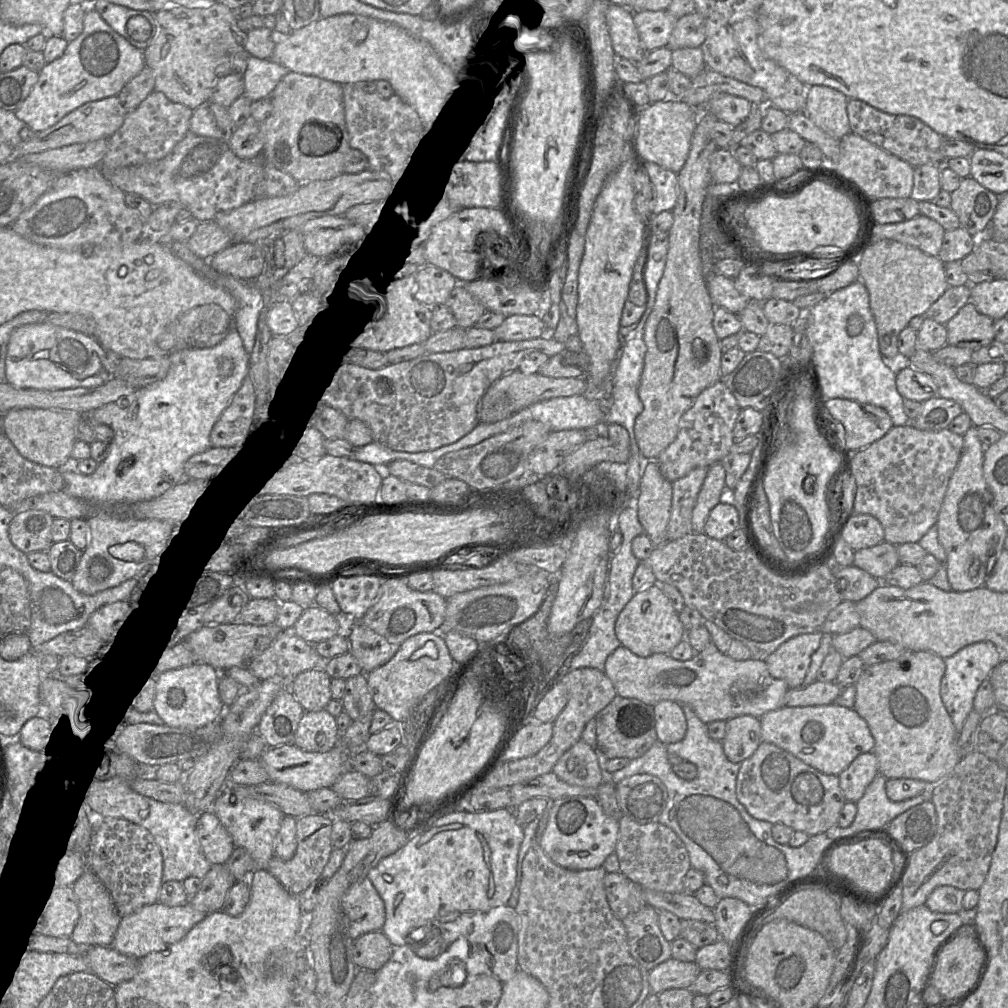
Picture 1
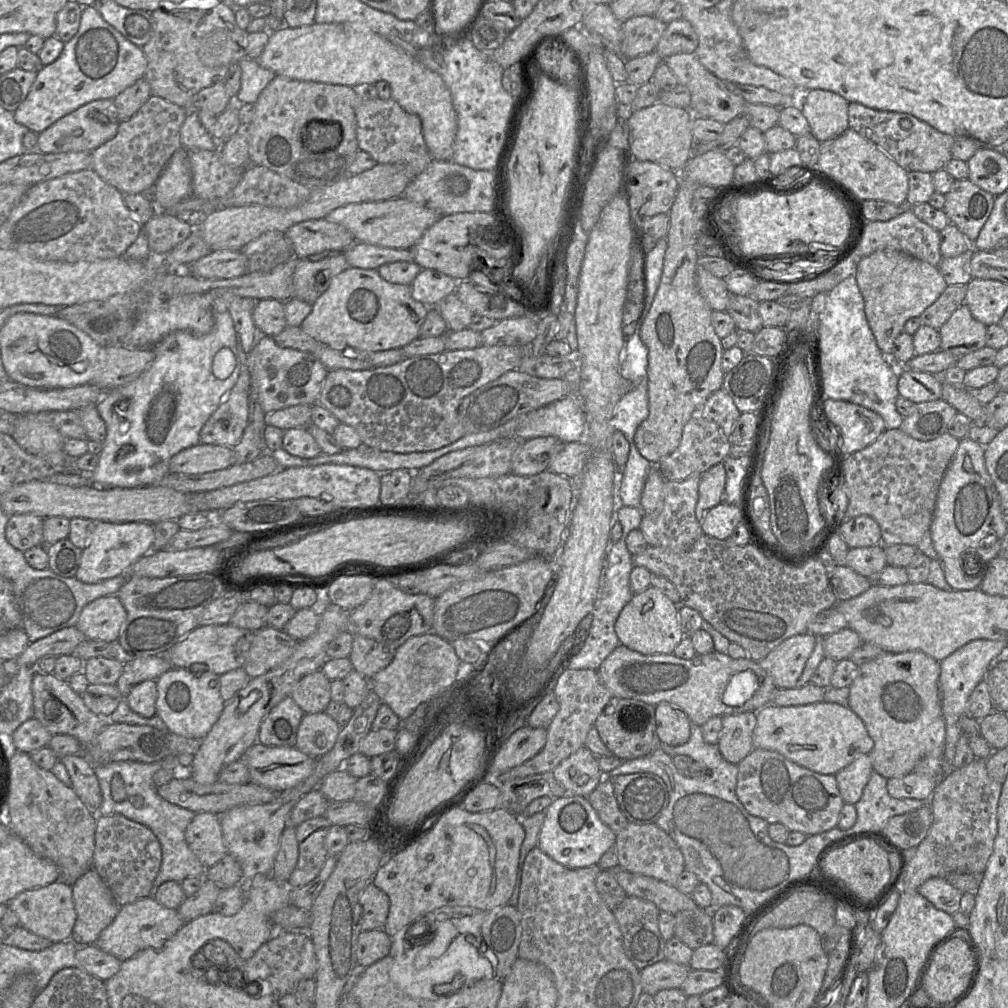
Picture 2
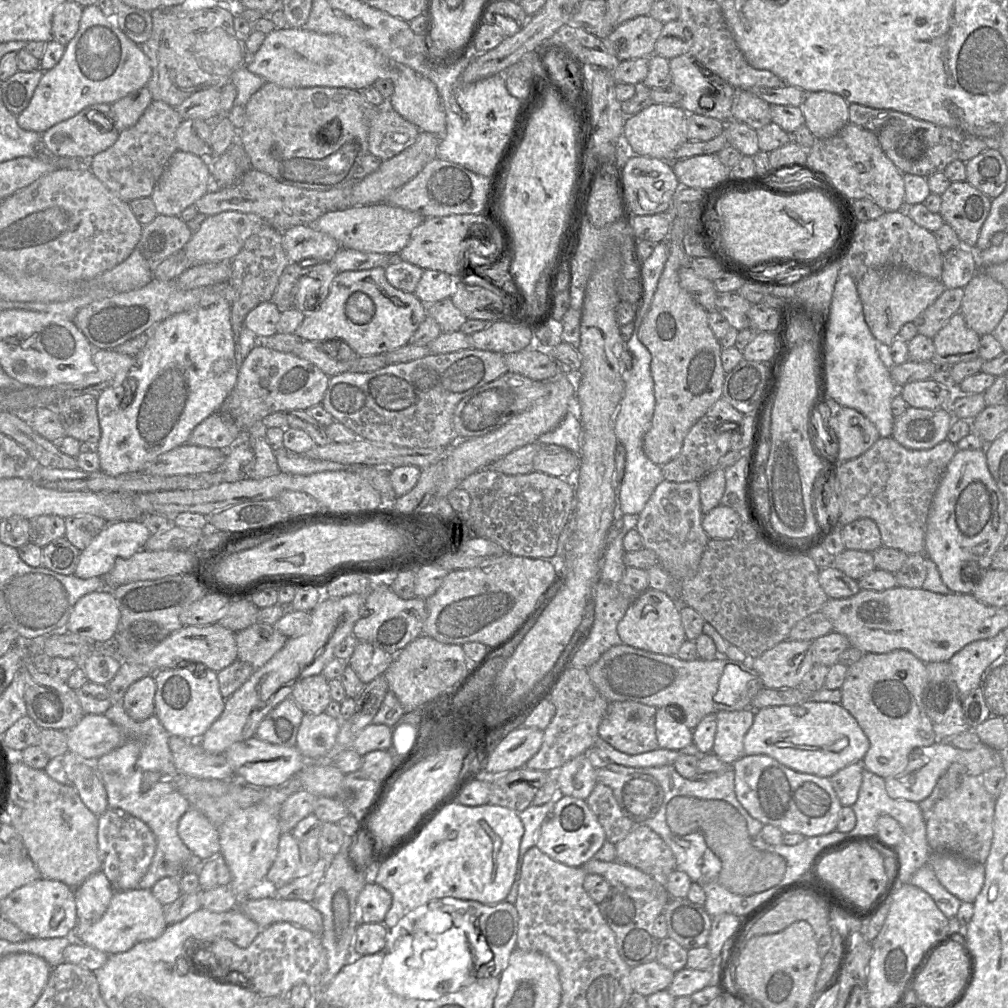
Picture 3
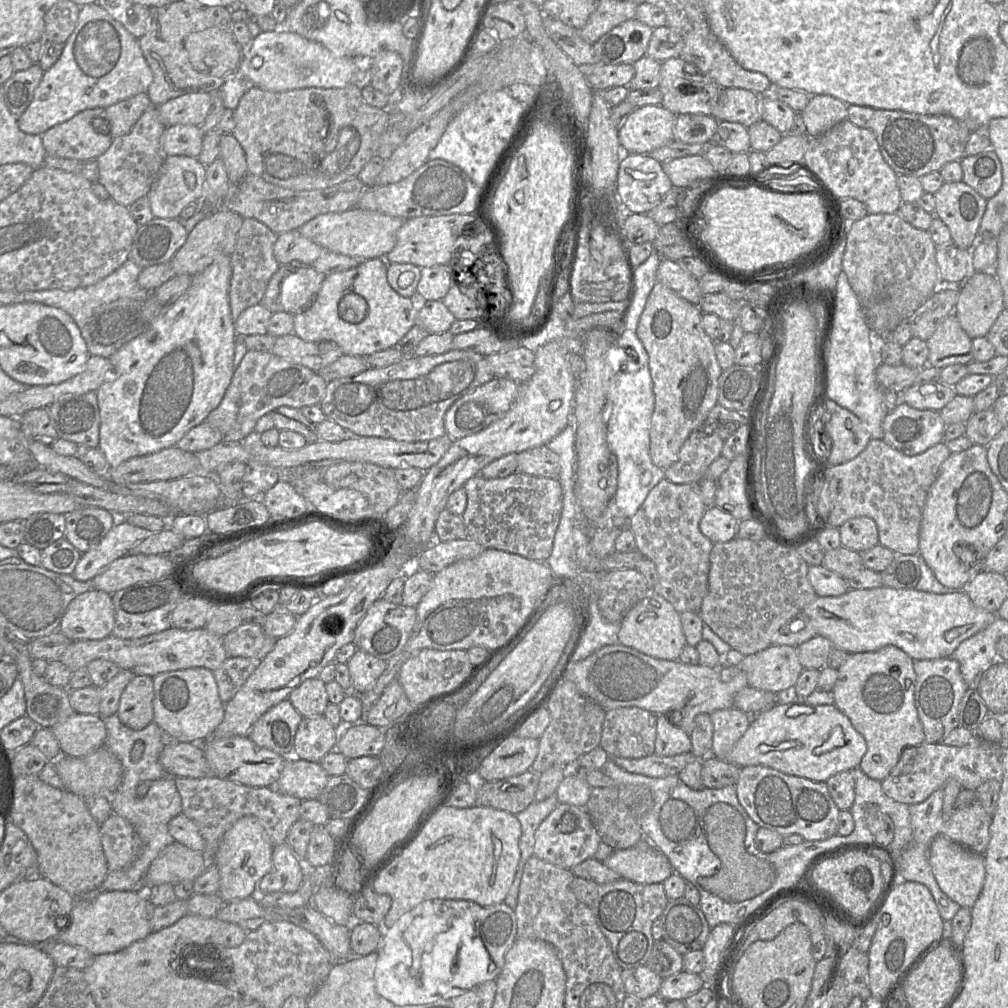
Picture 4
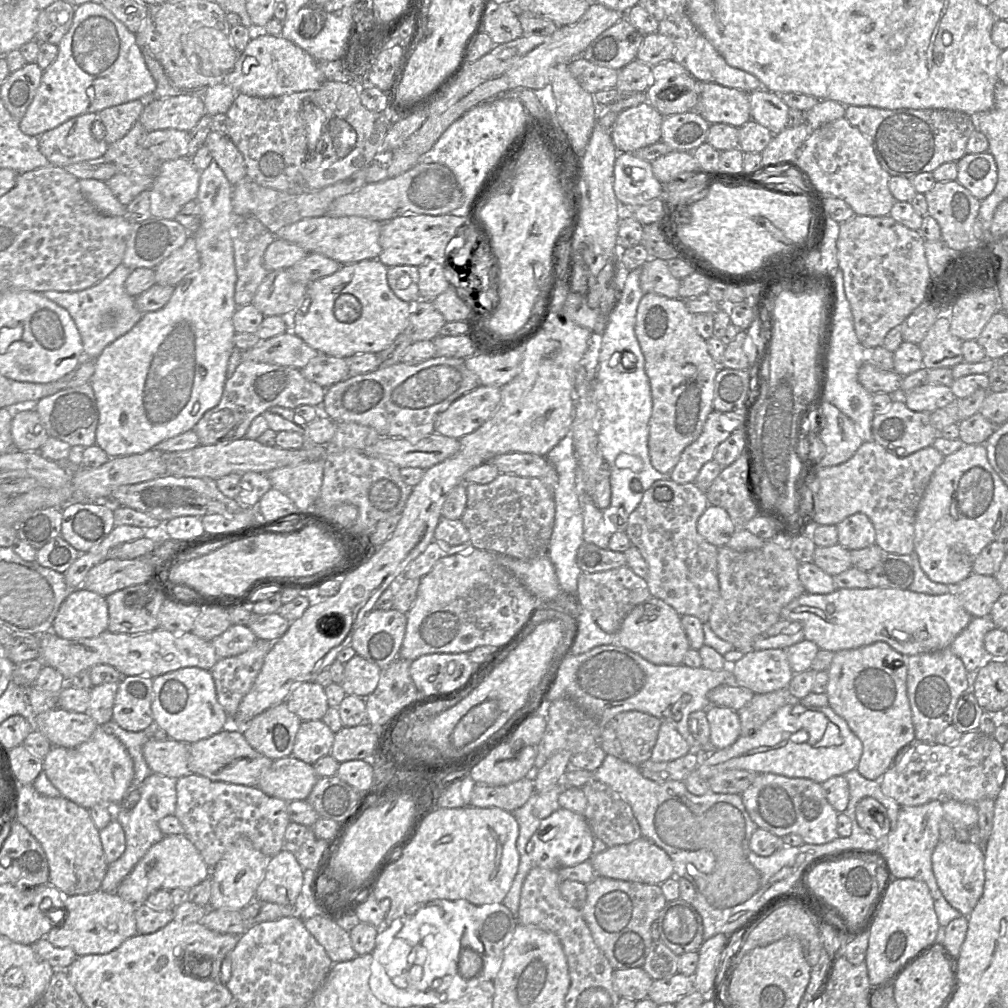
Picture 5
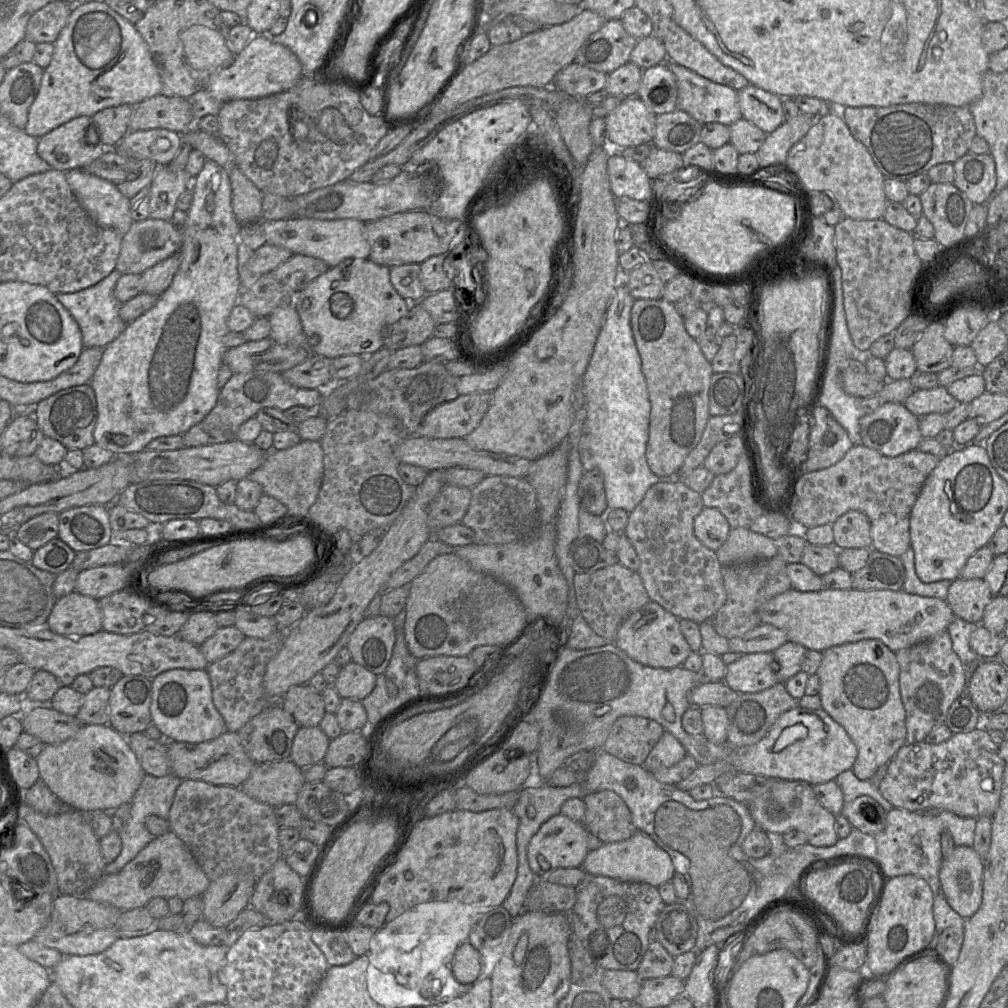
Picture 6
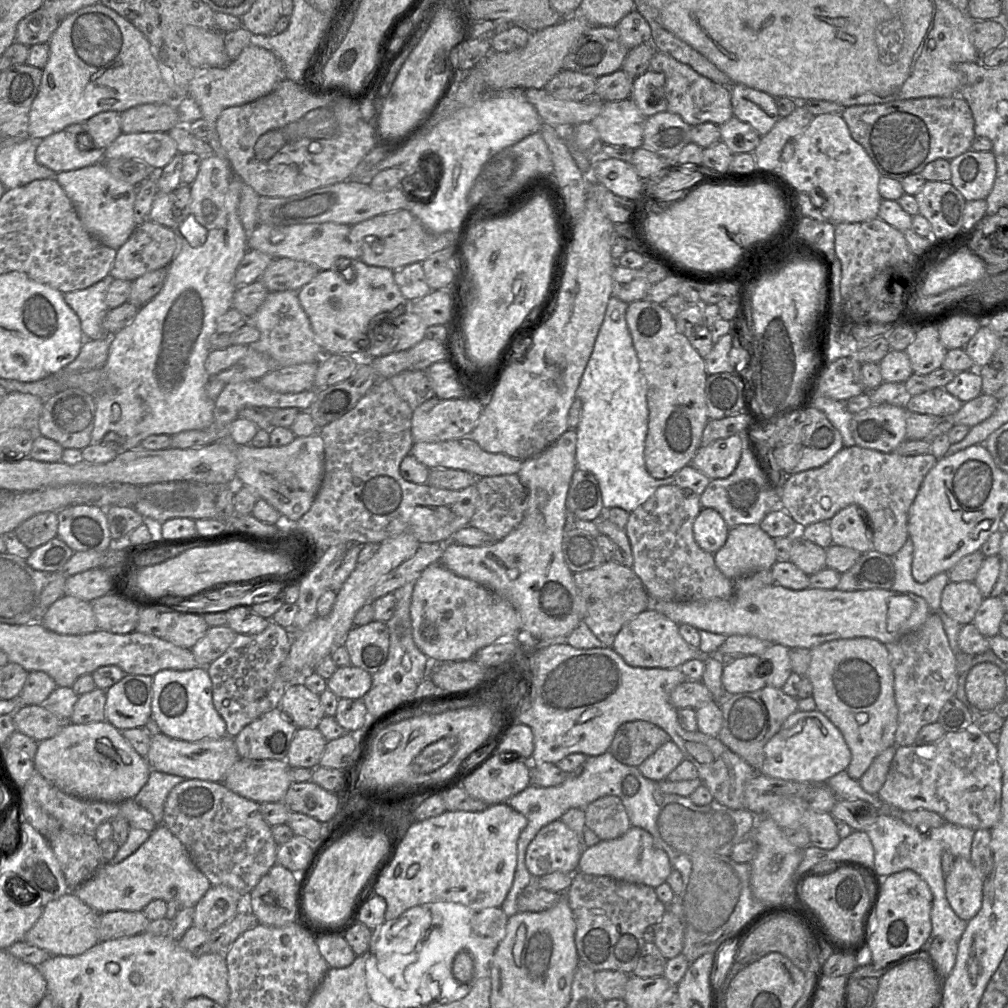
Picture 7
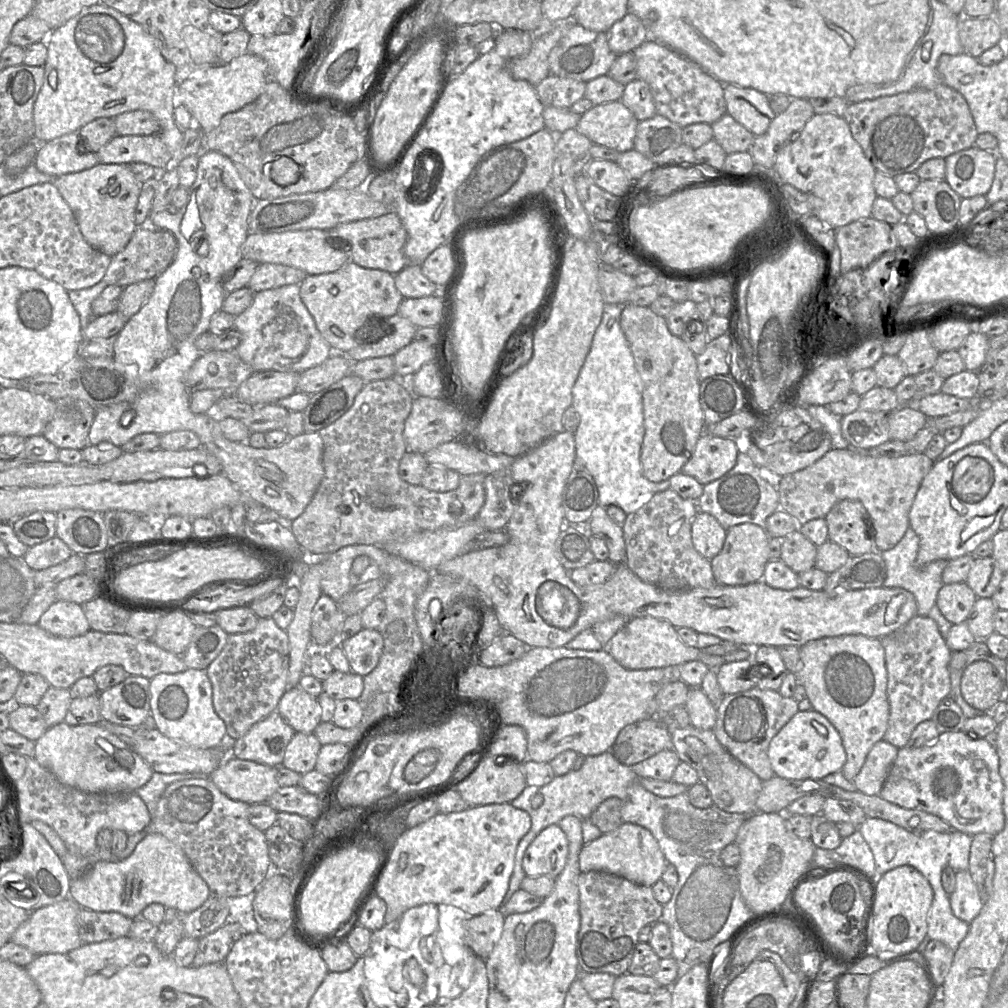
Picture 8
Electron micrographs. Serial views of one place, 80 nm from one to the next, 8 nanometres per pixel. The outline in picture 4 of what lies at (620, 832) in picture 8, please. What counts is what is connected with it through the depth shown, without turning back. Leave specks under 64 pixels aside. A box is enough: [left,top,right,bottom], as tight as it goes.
[603,838,674,884]

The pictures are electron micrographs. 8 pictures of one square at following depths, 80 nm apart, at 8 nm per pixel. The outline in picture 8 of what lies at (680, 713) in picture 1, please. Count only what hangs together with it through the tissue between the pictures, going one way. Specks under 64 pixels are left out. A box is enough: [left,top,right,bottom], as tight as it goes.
[631,749,681,781]

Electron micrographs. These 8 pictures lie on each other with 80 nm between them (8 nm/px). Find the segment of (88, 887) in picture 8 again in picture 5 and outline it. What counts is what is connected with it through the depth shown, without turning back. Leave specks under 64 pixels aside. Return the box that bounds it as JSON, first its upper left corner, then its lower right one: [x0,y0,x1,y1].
[116,834,211,906]

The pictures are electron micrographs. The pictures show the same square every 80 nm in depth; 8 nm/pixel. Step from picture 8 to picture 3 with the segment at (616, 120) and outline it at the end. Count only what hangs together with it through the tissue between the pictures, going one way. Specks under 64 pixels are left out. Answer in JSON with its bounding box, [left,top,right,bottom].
[623,104,687,162]

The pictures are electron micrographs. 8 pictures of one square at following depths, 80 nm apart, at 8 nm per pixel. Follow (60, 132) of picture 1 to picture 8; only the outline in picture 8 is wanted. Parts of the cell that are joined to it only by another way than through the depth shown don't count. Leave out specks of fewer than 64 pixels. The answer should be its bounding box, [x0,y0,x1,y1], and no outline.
[34,132,99,177]

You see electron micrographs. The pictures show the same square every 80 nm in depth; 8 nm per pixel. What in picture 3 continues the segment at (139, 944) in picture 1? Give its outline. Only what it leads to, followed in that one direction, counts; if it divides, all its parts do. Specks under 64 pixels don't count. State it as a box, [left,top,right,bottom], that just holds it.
[76,890,168,955]

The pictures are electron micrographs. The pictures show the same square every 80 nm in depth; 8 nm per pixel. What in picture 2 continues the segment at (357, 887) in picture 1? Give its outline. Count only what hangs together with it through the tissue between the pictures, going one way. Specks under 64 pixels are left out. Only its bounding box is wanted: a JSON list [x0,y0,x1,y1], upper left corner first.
[359,882,389,932]

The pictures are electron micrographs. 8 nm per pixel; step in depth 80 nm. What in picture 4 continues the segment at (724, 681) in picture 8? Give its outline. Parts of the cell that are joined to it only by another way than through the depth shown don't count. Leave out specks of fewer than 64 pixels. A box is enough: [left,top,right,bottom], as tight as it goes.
[739,645,804,695]

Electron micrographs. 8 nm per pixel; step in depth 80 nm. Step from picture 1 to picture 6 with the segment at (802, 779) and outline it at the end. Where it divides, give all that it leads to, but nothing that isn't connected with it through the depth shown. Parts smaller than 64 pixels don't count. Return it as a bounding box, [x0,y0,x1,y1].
[748,780,839,846]

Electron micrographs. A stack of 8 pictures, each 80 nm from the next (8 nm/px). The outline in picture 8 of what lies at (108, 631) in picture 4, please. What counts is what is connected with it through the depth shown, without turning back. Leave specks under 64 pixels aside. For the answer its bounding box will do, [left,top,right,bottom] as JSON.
[37,600,90,638]

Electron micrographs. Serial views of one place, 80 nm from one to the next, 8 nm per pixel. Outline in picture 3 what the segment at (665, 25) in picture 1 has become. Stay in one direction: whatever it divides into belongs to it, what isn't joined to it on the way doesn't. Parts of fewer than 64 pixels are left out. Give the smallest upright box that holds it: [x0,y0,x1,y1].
[603,16,663,61]

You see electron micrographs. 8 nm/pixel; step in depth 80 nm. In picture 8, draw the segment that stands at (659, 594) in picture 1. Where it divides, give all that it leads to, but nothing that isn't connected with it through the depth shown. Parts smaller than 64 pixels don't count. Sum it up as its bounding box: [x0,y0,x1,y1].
[607,616,725,670]

